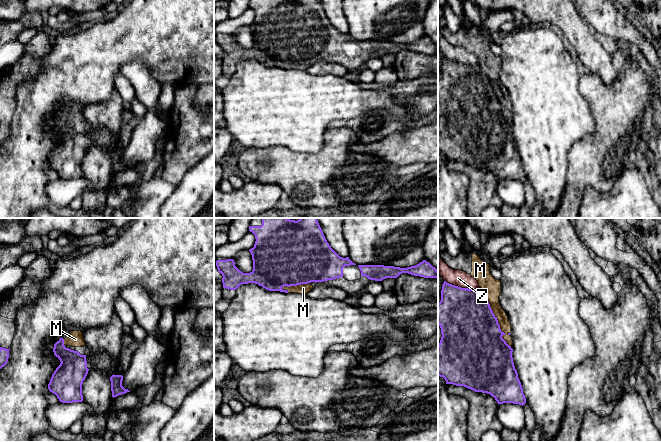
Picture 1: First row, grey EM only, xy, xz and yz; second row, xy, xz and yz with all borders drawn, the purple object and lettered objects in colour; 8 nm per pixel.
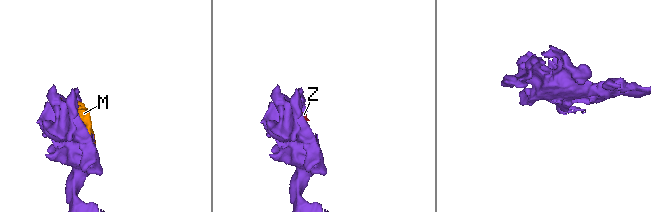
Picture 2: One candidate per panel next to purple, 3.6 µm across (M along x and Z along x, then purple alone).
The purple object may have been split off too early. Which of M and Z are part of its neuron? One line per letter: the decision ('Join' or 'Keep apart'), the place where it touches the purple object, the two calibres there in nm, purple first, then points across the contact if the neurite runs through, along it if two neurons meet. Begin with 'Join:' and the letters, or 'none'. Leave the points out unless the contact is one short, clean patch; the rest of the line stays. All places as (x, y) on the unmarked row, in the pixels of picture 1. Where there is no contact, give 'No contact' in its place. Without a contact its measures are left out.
Join: M
M: Join. Touches purple at yz (497, 97). Thickness 480 nm (purple) against 130 nm
Z: Keep apart. Touches purple at yz (460, 63). Thickness 440 nm (purple) against 130 nm

